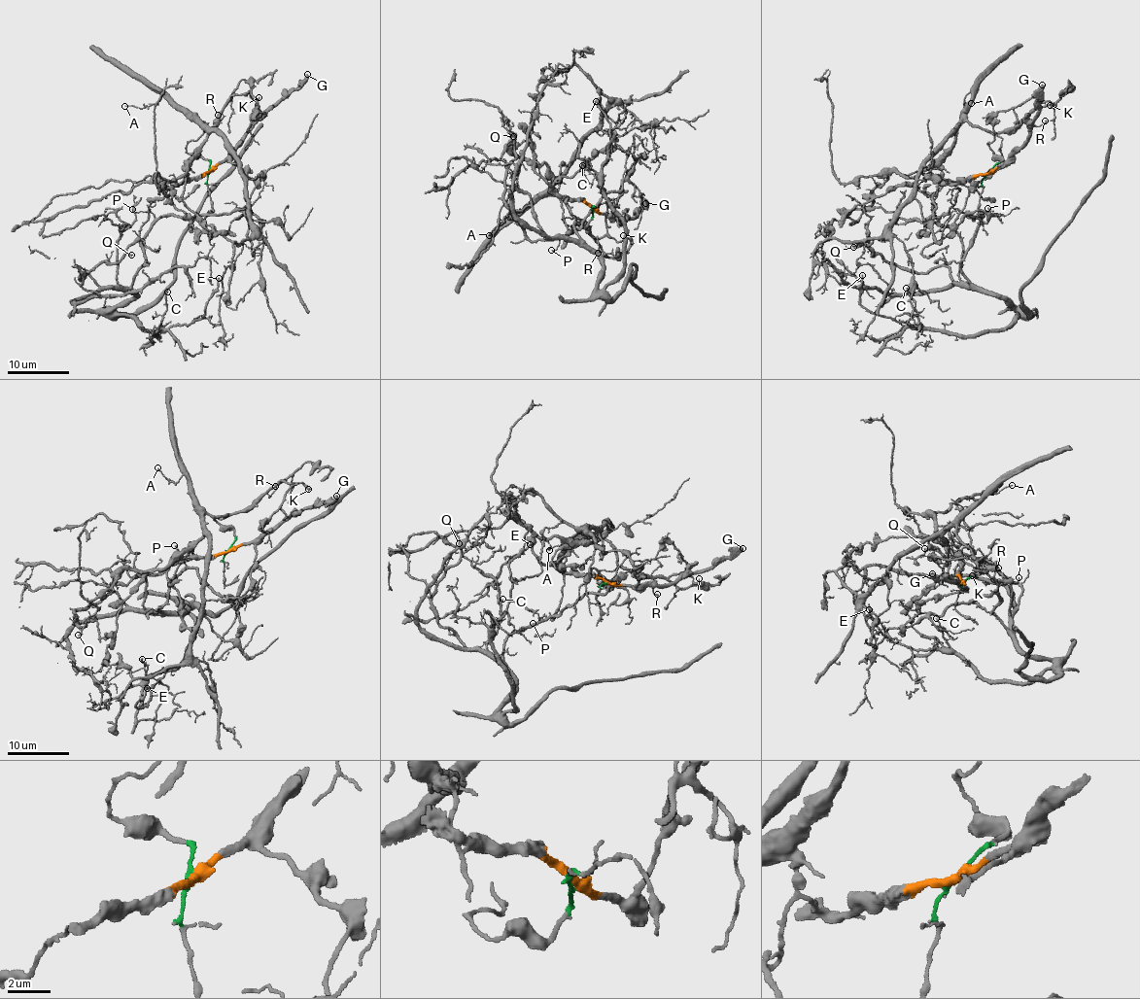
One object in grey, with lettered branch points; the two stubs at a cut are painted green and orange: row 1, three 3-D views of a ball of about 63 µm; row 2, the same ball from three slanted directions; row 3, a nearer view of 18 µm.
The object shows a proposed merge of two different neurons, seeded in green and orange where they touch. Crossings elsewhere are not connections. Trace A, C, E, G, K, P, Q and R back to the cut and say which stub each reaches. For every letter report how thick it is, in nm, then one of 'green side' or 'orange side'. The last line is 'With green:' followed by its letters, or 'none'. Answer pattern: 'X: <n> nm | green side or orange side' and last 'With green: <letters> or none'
A: 100 nm | green side
C: 190 nm | orange side
E: 170 nm | orange side
G: 440 nm | orange side
K: 190 nm | green side
P: 130 nm | orange side
Q: 190 nm | orange side
R: 120 nm | green side
With green: A, K, R

